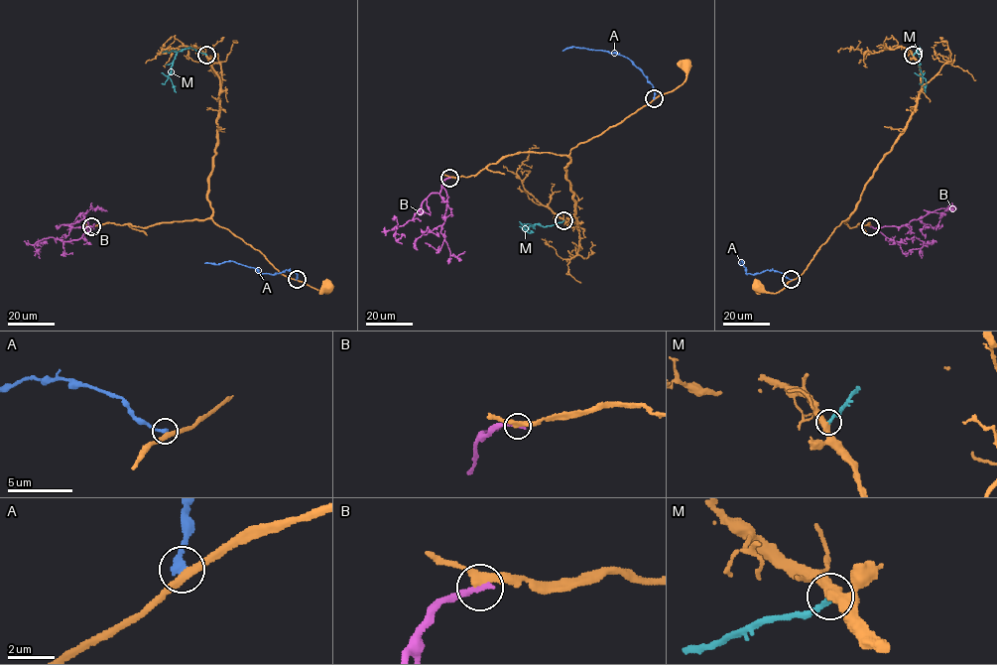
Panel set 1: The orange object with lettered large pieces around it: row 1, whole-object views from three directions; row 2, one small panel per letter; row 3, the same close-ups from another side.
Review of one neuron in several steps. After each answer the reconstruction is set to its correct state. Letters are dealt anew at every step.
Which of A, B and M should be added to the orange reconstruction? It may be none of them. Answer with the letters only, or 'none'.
M

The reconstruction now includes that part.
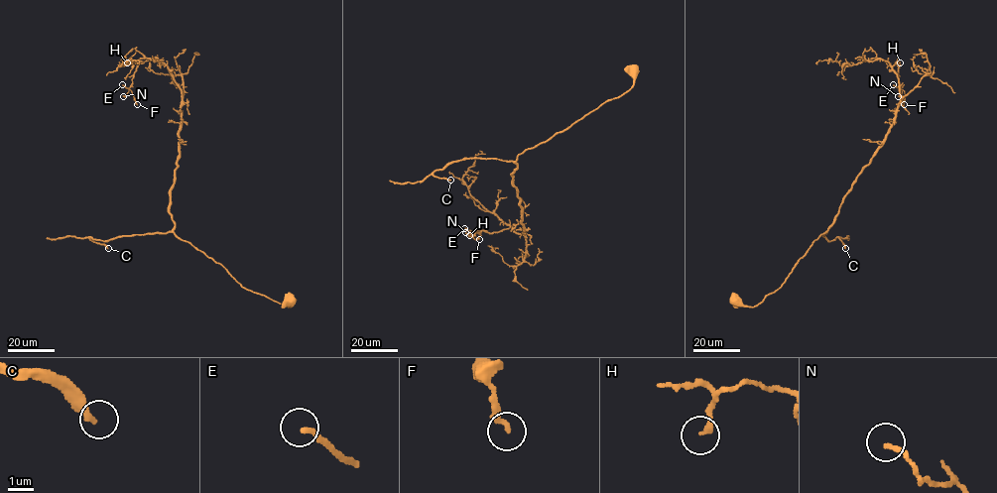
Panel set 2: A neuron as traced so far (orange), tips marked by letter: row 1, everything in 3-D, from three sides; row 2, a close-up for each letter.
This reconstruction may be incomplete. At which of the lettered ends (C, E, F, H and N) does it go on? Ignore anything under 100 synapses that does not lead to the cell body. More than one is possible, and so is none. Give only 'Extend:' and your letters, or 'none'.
Extend: C

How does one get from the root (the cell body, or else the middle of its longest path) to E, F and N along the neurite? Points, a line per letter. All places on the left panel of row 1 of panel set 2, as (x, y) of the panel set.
E: (290, 303), (243, 287), (175, 234), (170, 190), (181, 88), (151, 59), (129, 88), (122, 84)
F: (290, 303), (243, 287), (175, 234), (170, 190), (182, 91), (166, 65), (137, 66), (129, 88), (137, 104)
N: (290, 303), (243, 287), (175, 234), (170, 190), (182, 91), (168, 67), (142, 61), (123, 96)

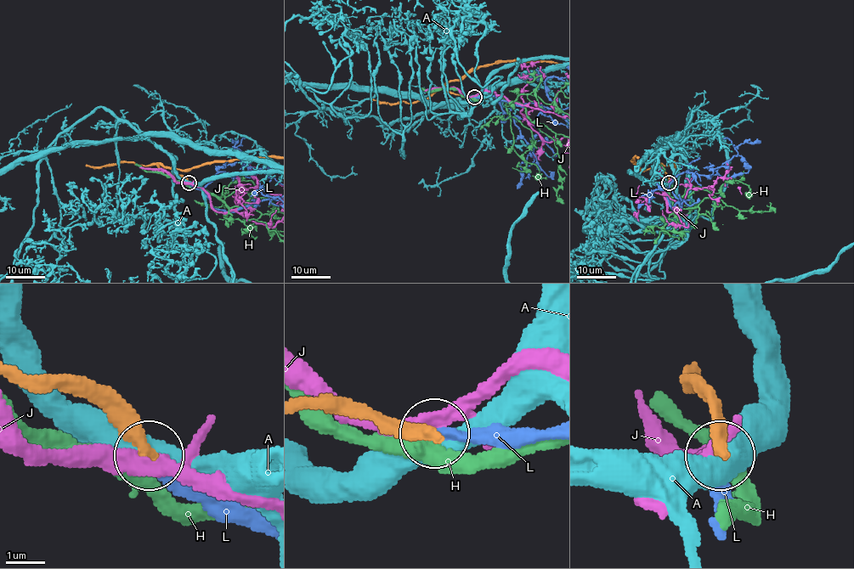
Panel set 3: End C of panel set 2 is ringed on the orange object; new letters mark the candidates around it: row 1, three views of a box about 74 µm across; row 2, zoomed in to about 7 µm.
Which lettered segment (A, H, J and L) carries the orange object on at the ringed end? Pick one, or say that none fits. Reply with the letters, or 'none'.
L

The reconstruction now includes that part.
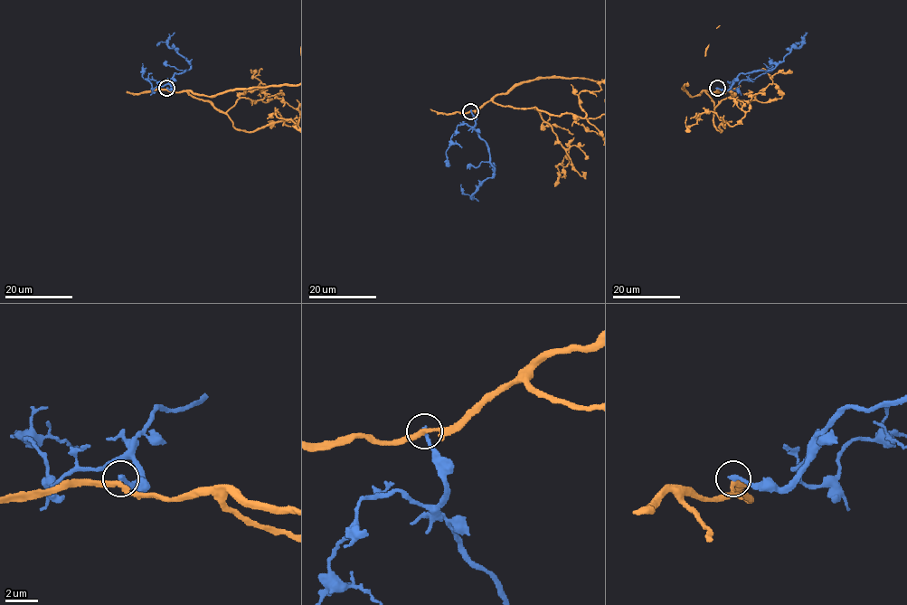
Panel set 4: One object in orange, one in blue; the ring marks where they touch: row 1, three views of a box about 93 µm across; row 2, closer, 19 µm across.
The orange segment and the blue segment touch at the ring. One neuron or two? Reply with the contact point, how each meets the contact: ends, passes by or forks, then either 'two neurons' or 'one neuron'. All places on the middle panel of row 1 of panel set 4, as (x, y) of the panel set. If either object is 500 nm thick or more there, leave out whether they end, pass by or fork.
place (470, 111); orange passes by; blue ends; two neurons

